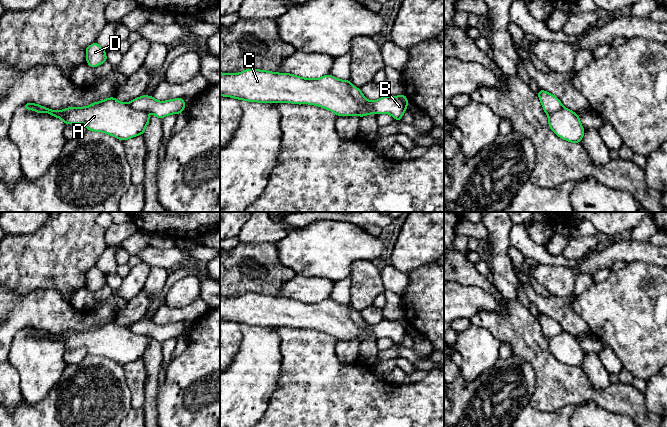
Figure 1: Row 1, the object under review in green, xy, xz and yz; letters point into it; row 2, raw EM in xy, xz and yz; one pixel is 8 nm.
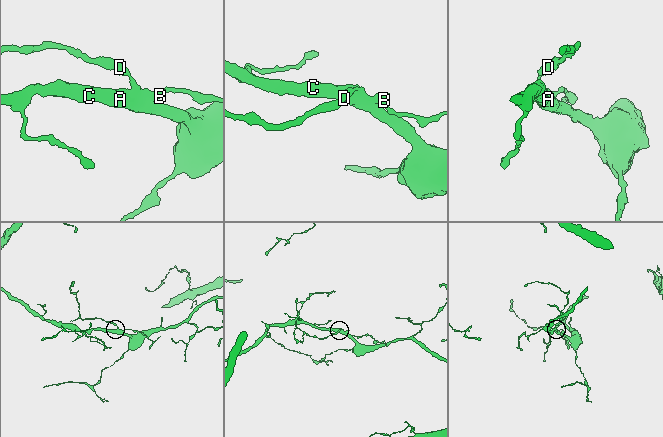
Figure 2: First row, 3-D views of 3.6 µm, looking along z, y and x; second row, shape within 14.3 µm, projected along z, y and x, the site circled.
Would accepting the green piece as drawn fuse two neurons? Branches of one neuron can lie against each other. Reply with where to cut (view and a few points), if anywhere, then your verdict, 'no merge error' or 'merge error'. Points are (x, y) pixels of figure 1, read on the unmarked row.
no cut | no merge error

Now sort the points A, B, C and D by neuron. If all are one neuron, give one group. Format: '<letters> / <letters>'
A B C D

